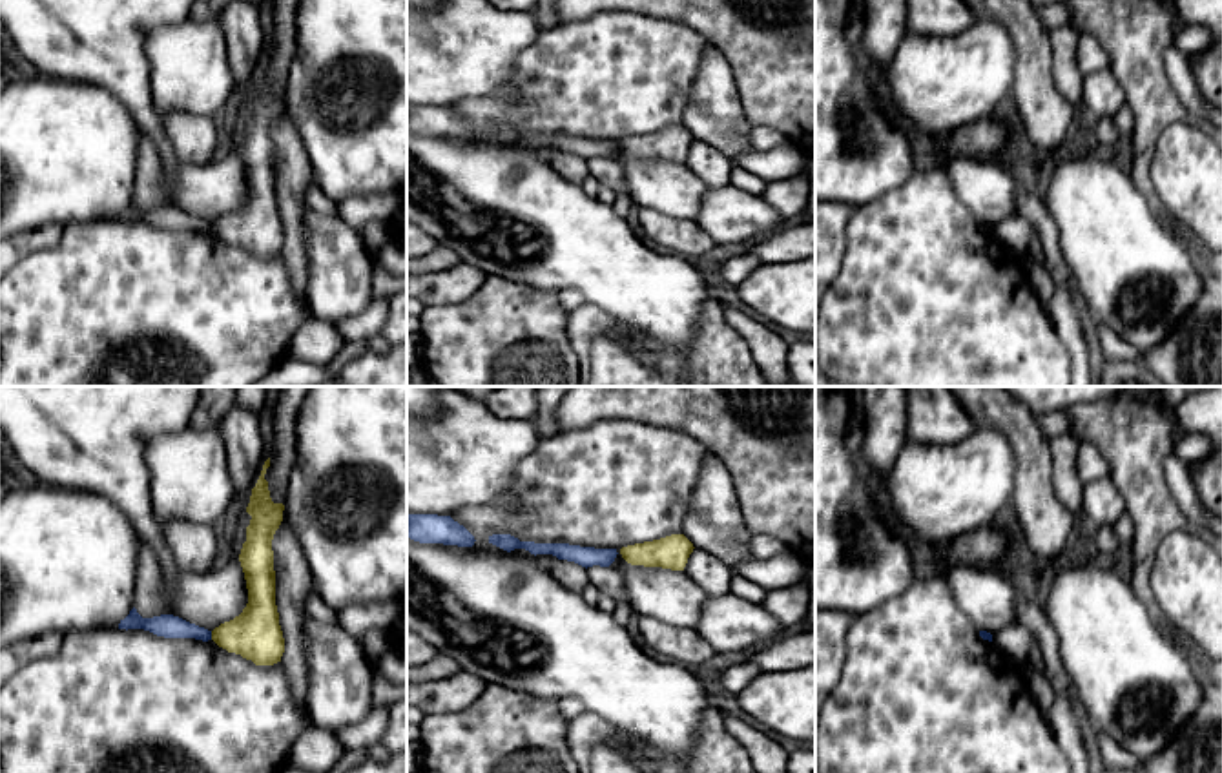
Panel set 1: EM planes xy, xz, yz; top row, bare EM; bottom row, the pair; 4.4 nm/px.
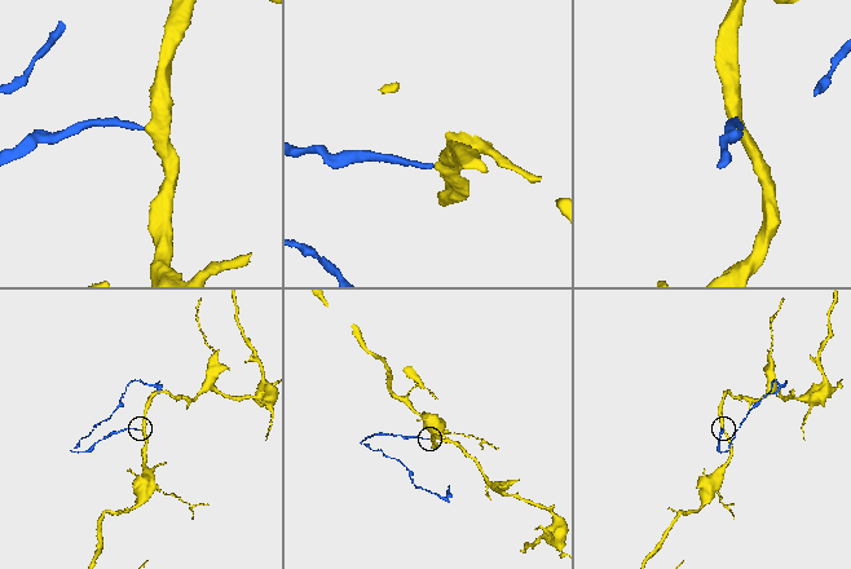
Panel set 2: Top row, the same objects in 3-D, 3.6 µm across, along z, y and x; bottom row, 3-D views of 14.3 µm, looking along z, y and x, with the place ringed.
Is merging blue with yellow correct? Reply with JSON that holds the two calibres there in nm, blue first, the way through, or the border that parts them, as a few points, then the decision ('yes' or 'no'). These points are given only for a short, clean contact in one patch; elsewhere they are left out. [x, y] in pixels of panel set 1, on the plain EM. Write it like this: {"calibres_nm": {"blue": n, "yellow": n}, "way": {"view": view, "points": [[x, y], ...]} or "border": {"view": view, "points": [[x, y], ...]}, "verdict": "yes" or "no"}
{"calibres_nm": {"blue": 110, "yellow": 220}, "border": {"view": "xy", "points": [[210, 223], [212, 230]]}, "verdict": "no"}

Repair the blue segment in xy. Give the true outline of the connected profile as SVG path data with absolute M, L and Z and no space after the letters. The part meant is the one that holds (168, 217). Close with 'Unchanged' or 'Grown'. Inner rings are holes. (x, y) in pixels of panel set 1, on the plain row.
M133 199L129 206L120 211L119 221L144 221L157 228L164 230L195 230L208 233L212 232L212 222L199 219L195 215L190 215L179 208L173 206L161 206L153 210L142 210L137 201Z. Unchanged

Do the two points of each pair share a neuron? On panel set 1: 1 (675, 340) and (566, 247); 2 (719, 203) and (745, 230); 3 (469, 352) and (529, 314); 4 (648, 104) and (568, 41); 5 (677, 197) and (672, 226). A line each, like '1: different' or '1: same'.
1: same
2: same
3: same
4: same
5: different

